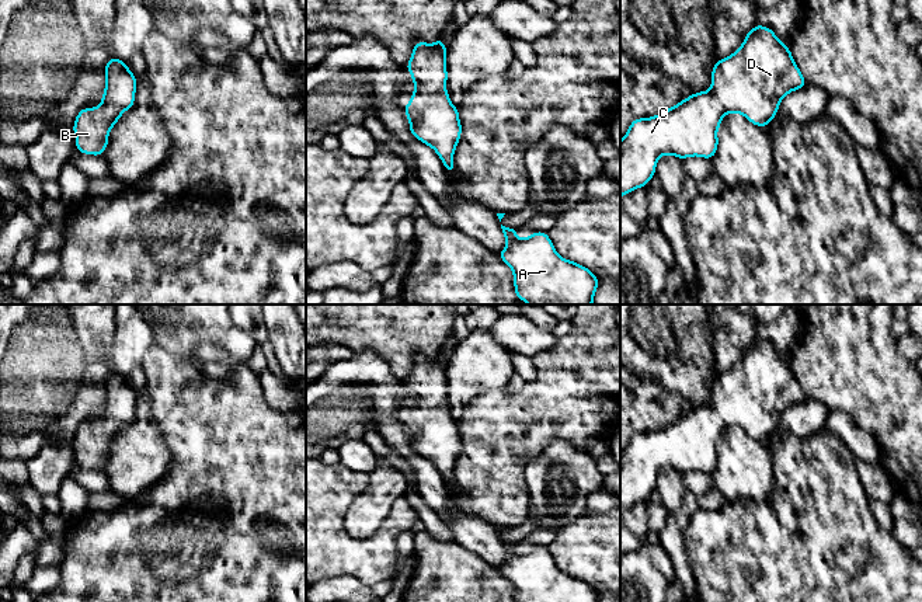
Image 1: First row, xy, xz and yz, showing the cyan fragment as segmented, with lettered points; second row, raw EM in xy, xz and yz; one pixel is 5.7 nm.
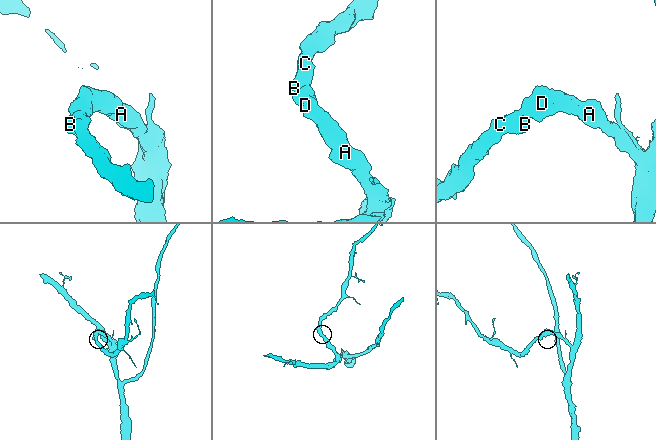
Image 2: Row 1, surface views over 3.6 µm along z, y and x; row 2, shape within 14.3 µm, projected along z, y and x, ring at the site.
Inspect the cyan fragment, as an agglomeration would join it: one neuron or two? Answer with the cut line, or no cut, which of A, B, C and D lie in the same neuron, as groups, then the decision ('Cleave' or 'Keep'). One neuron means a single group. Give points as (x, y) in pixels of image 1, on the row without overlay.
No split. Groups: A B C D. Keep

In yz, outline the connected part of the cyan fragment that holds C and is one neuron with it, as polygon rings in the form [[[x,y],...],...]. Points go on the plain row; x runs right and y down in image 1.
[[[756,338],[744,358],[711,383],[709,406],[690,408],[651,432],[632,435],[620,455],[620,512],[655,490],[661,470],[713,473],[717,443],[726,428],[741,428],[765,442],[784,410],[806,401],[806,393],[769,341]]]

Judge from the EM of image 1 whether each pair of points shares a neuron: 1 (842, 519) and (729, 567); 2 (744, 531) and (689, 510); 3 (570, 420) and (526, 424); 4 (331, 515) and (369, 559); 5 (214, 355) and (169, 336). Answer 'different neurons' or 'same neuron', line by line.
1: same neuron
2: different neurons
3: same neuron
4: same neuron
5: different neurons

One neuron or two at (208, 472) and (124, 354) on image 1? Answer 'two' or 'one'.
two

